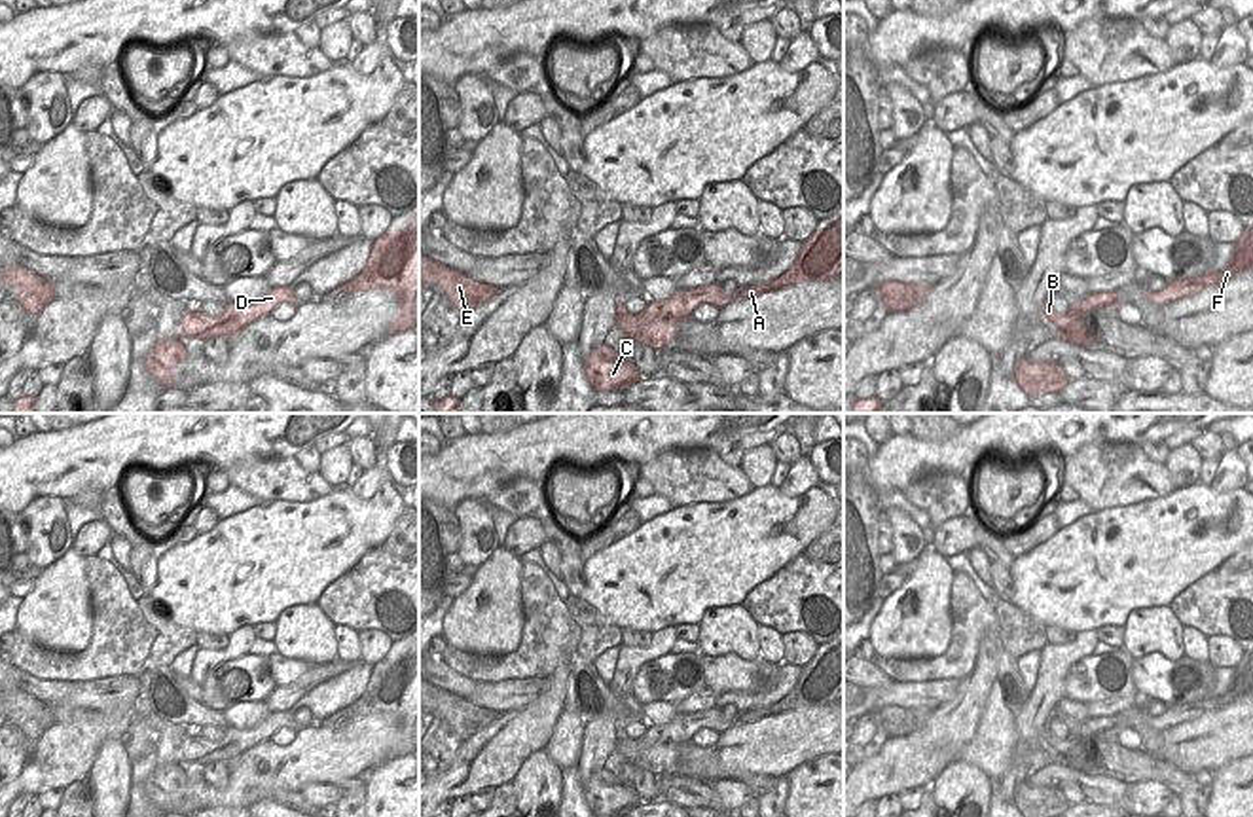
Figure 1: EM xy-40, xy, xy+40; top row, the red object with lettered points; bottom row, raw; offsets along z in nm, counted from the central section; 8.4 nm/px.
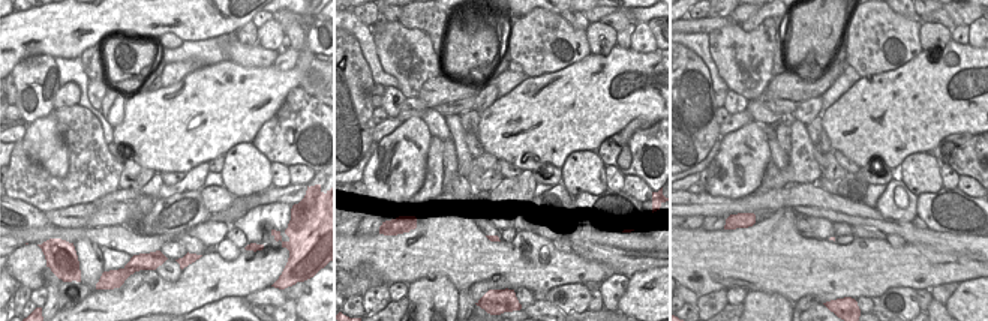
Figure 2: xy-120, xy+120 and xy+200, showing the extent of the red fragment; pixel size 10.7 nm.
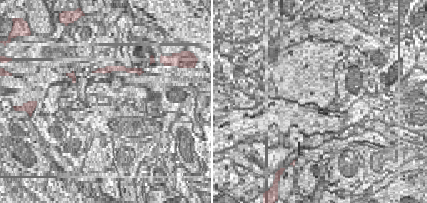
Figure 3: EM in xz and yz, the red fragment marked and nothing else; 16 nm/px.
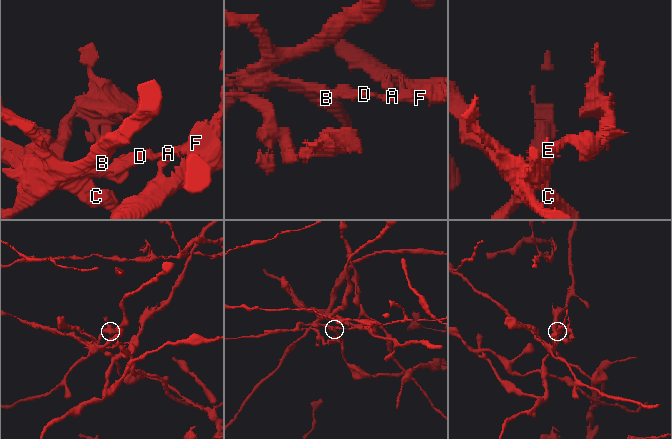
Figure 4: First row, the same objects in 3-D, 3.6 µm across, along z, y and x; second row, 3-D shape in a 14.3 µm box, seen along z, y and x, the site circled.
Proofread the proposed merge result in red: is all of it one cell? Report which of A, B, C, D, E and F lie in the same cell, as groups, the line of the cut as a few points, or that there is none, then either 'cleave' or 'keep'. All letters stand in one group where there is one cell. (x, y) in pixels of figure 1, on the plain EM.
A F / B C D E; cut in xy+40 along (1149, 717), (1155, 726); cleave

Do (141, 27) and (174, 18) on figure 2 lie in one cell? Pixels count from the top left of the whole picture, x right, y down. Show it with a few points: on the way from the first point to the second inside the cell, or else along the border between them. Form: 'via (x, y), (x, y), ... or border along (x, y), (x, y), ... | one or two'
via (149, 20), (167, 18) | one

